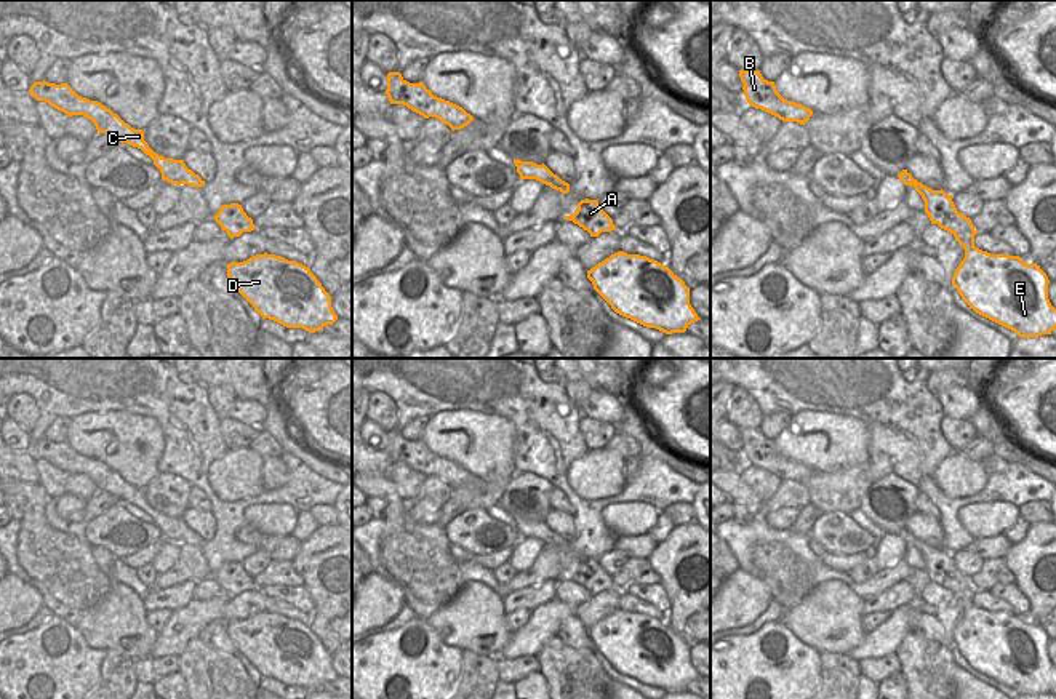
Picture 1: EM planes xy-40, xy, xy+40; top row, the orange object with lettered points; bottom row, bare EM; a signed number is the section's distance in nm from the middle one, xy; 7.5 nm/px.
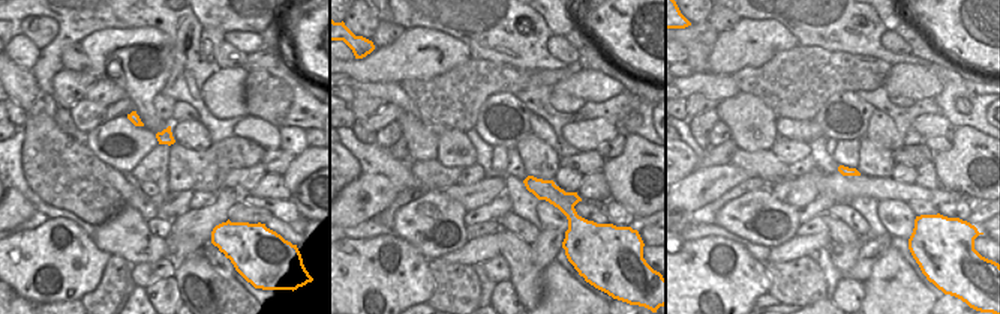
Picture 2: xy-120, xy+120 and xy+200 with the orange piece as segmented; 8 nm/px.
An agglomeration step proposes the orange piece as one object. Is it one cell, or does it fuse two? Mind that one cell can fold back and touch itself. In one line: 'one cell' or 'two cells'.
two cells

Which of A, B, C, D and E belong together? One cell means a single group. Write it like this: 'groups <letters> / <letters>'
groups A D E / B C

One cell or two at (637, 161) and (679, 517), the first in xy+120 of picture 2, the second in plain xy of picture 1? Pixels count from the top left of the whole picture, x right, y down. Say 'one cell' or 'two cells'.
two cells

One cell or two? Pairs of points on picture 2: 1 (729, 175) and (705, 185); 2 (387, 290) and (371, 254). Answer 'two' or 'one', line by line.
1: one
2: one

